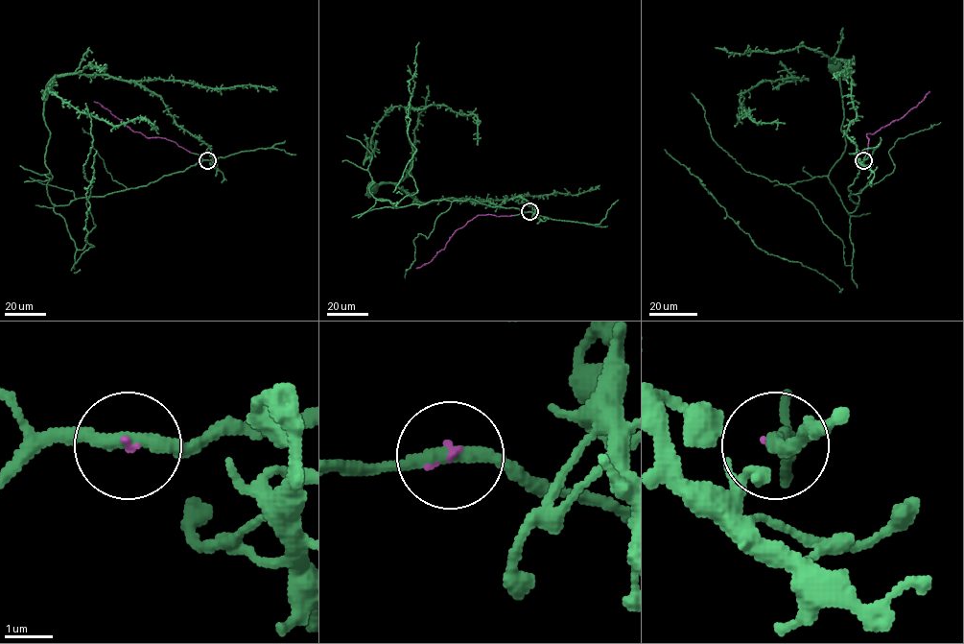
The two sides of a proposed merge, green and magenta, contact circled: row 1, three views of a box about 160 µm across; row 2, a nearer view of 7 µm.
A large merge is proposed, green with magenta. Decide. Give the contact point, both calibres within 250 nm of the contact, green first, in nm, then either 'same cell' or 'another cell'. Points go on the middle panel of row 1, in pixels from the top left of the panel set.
place (529, 211); calibres 320 and 90 nm; same cell

